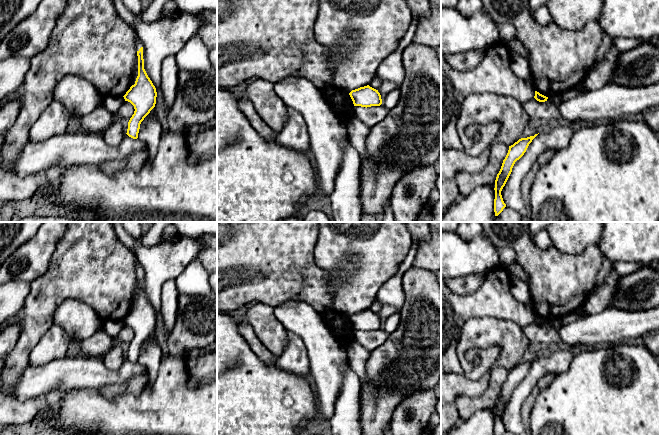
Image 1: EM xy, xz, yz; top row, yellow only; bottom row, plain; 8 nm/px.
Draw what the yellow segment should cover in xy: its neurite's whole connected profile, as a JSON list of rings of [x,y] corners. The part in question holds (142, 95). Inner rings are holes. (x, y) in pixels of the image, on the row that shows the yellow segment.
[[[138,40],[136,44],[138,56],[138,76],[135,84],[123,96],[125,101],[134,106],[134,114],[128,122],[127,135],[133,139],[138,138],[140,124],[155,107],[157,92],[152,81],[144,69],[143,47]]]

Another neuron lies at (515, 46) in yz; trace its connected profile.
[[[516,37],[510,41],[508,48],[511,54],[519,54],[525,59],[529,59],[528,49]]]

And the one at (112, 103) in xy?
[[[106,96],[103,104],[108,111],[115,115],[124,101],[125,99],[122,96]]]

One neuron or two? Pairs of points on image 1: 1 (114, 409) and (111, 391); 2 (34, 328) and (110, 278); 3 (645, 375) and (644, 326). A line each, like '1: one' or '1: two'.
1: two
2: one
3: two

